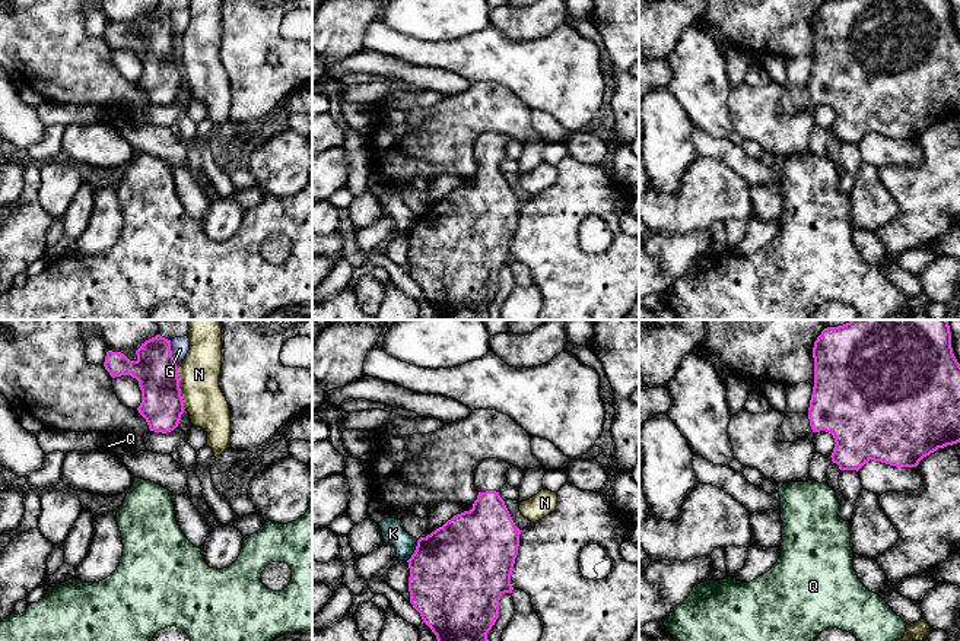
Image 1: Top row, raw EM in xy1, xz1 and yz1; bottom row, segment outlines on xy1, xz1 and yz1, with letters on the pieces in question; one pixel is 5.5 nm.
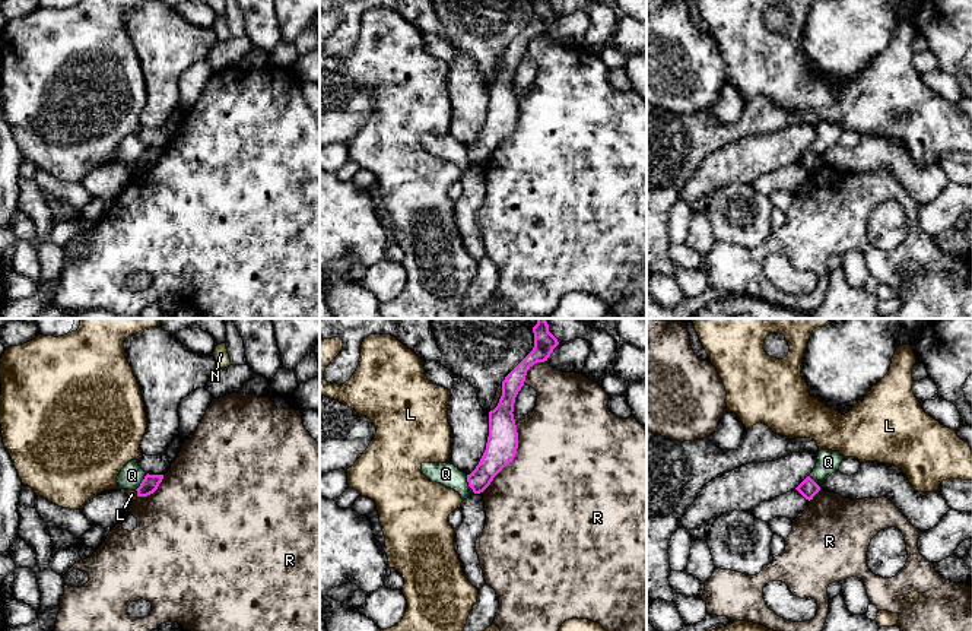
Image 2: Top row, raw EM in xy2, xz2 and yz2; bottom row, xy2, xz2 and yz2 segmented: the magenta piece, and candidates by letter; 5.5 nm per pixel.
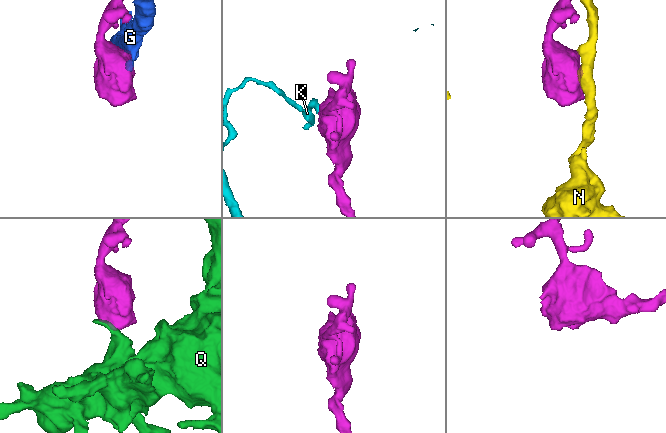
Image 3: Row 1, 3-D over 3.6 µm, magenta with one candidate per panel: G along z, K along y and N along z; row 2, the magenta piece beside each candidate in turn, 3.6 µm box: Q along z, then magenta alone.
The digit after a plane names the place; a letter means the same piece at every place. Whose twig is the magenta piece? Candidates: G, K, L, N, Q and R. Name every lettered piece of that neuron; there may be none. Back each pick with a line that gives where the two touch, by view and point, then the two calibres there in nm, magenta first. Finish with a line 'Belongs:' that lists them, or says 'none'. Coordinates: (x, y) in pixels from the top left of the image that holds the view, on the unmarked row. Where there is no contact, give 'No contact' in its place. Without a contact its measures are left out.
Belongs: none

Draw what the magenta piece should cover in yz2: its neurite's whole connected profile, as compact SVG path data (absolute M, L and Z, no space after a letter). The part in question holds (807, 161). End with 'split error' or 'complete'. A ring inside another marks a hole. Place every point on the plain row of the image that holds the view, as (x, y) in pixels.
M807 149L795 162L810 174L820 164L820 159Z | complete

